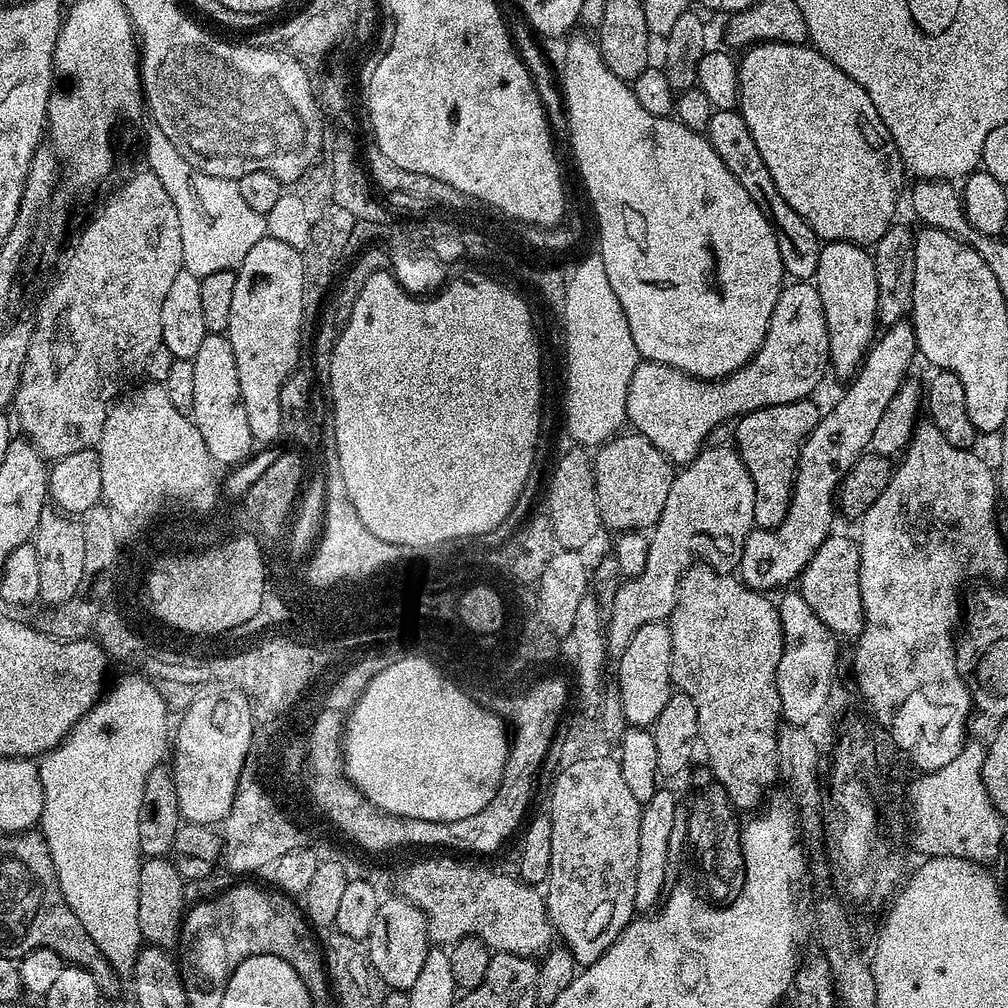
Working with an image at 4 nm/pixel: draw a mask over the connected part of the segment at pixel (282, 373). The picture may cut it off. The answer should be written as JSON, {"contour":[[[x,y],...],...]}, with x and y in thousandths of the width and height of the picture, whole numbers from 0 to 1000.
{"contour":[[[267,232],[258,237],[233,267],[232,297],[224,332],[236,363],[240,403],[244,403],[248,431],[255,441],[272,439],[282,428],[280,387],[286,372],[299,360],[300,270],[300,249]]]}

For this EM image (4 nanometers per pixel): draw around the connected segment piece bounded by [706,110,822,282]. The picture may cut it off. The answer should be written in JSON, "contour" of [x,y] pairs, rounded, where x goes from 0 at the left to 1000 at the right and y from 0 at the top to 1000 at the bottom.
{"contour":[[[707,110],[700,134],[704,145],[708,145],[708,153],[720,161],[720,169],[724,169],[724,173],[736,181],[748,204],[752,204],[752,208],[756,208],[756,212],[760,212],[765,220],[772,236],[772,252],[776,252],[779,271],[790,280],[805,279],[812,268],[815,239],[807,226],[788,209],[784,200],[772,192],[772,185],[768,185],[768,177],[764,177],[764,169],[760,169],[760,161],[756,161],[756,153],[752,153],[752,145],[748,145],[748,133],[744,133],[744,125],[740,125],[733,110]]]}

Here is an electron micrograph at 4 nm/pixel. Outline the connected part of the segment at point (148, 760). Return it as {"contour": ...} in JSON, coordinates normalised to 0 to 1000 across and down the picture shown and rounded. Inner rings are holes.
{"contour":[[[123,676],[123,679],[120,679],[115,687],[111,687],[111,690],[100,690],[94,700],[72,720],[64,734],[58,741],[51,742],[44,747],[38,754],[40,771],[44,781],[44,795],[42,796],[42,808],[40,809],[38,823],[43,827],[46,839],[50,843],[50,851],[54,855],[54,863],[58,867],[58,875],[62,879],[62,887],[65,891],[69,903],[73,903],[73,907],[77,907],[77,915],[81,915],[85,927],[89,927],[89,931],[93,931],[93,938],[97,938],[97,942],[101,942],[101,946],[117,966],[130,965],[135,948],[141,939],[141,930],[137,919],[137,871],[141,856],[139,840],[137,839],[137,804],[141,804],[141,784],[145,780],[145,772],[149,772],[149,764],[160,761],[161,754],[159,752],[162,748],[164,751],[169,742],[168,708],[163,705],[162,698],[159,698],[157,694],[147,694],[147,692],[153,692],[153,686],[142,676]]]}

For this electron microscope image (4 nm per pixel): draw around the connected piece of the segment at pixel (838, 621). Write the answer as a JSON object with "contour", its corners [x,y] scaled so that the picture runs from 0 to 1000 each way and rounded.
{"contour":[[[826,530],[812,542],[808,554],[798,563],[792,576],[792,586],[822,626],[830,632],[848,633],[857,623],[855,589],[851,581],[853,541],[841,532]]]}

